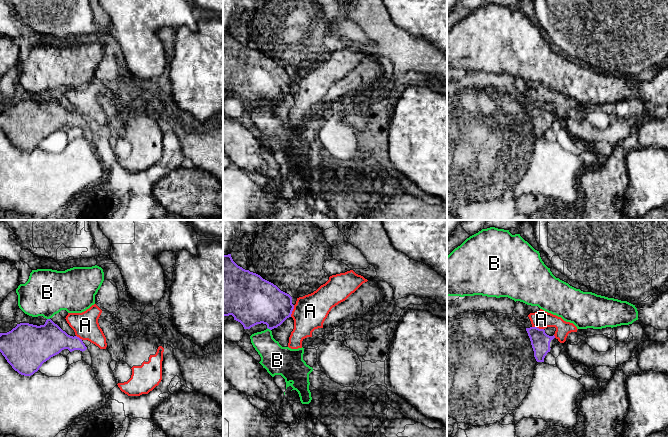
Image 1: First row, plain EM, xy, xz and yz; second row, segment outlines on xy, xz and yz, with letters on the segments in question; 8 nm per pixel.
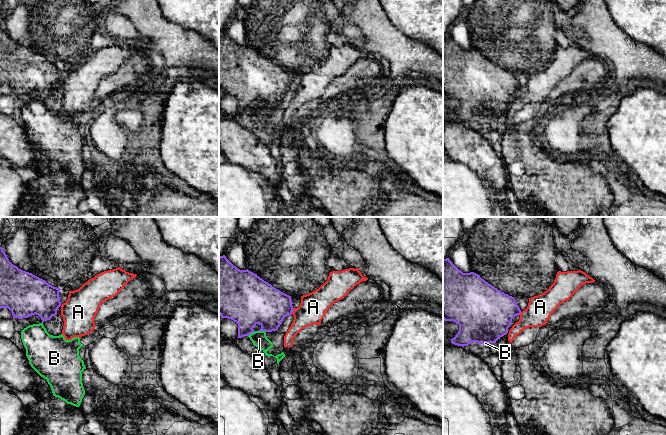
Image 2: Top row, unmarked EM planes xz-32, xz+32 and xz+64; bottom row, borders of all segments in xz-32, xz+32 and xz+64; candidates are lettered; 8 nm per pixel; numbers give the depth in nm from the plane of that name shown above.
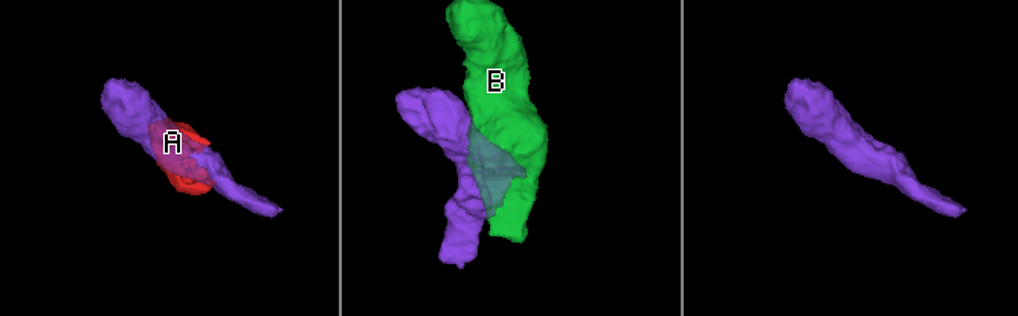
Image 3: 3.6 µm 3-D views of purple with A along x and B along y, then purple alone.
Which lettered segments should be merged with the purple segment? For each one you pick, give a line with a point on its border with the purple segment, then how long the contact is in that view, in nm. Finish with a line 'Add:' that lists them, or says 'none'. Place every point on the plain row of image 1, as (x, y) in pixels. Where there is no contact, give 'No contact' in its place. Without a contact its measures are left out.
Add: none

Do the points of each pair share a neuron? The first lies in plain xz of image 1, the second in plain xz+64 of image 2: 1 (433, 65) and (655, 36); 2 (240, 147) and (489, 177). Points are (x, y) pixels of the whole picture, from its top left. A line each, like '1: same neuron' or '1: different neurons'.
1: different neurons
2: same neuron

